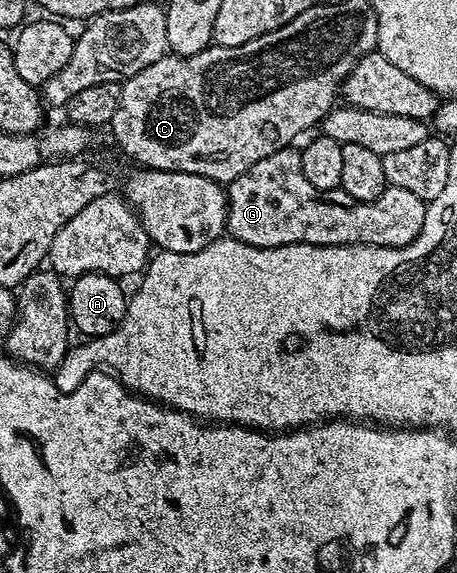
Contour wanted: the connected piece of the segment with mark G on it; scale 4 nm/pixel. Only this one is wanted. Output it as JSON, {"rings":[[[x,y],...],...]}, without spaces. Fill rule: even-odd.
{"rings":[[[294,146],[281,149],[253,165],[241,177],[237,177],[226,188],[227,229],[230,238],[254,247],[280,247],[294,243],[308,243],[314,247],[344,247],[345,245],[369,245],[370,247],[404,247],[413,242],[425,225],[427,203],[414,193],[396,187],[386,187],[374,203],[362,203],[348,191],[318,191],[305,181],[301,169],[301,157]]]}

